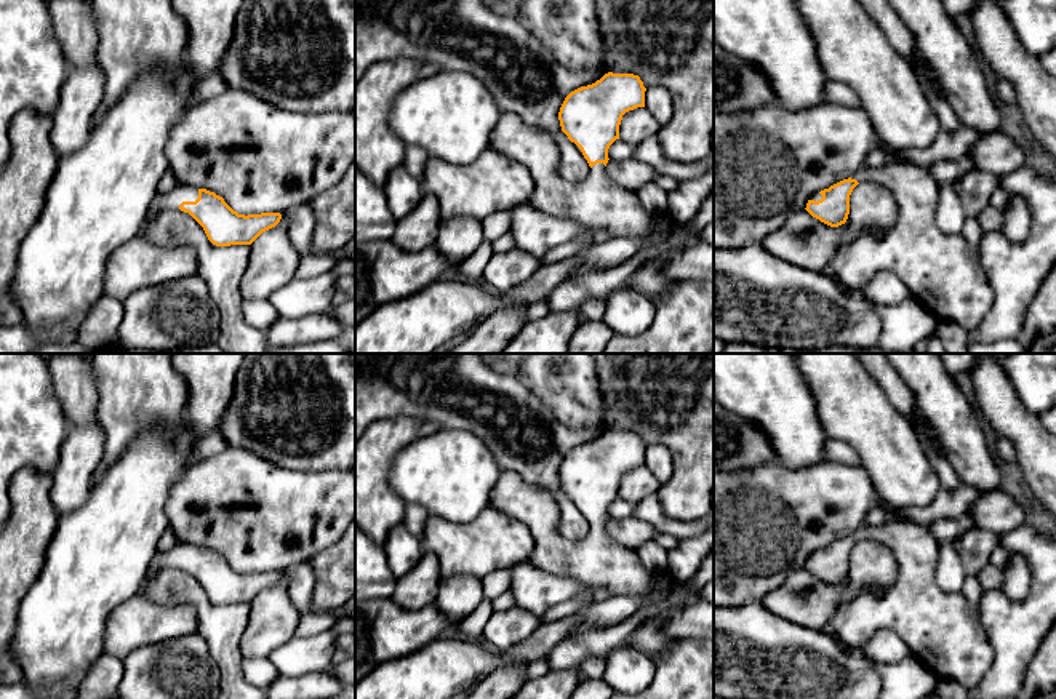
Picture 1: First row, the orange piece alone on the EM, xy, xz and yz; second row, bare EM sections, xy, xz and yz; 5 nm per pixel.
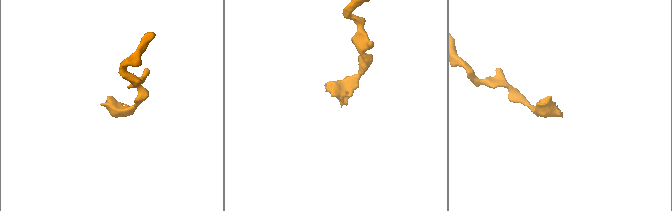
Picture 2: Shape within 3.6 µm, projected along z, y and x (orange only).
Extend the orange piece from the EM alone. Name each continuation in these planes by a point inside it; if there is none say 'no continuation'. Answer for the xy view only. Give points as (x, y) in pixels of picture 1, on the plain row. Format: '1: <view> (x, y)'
1: xy (172, 559)

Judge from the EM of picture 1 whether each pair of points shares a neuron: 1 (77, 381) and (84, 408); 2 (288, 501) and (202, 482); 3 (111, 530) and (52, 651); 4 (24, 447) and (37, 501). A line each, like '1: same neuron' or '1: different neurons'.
1: same neuron
2: same neuron
3: same neuron
4: different neurons

